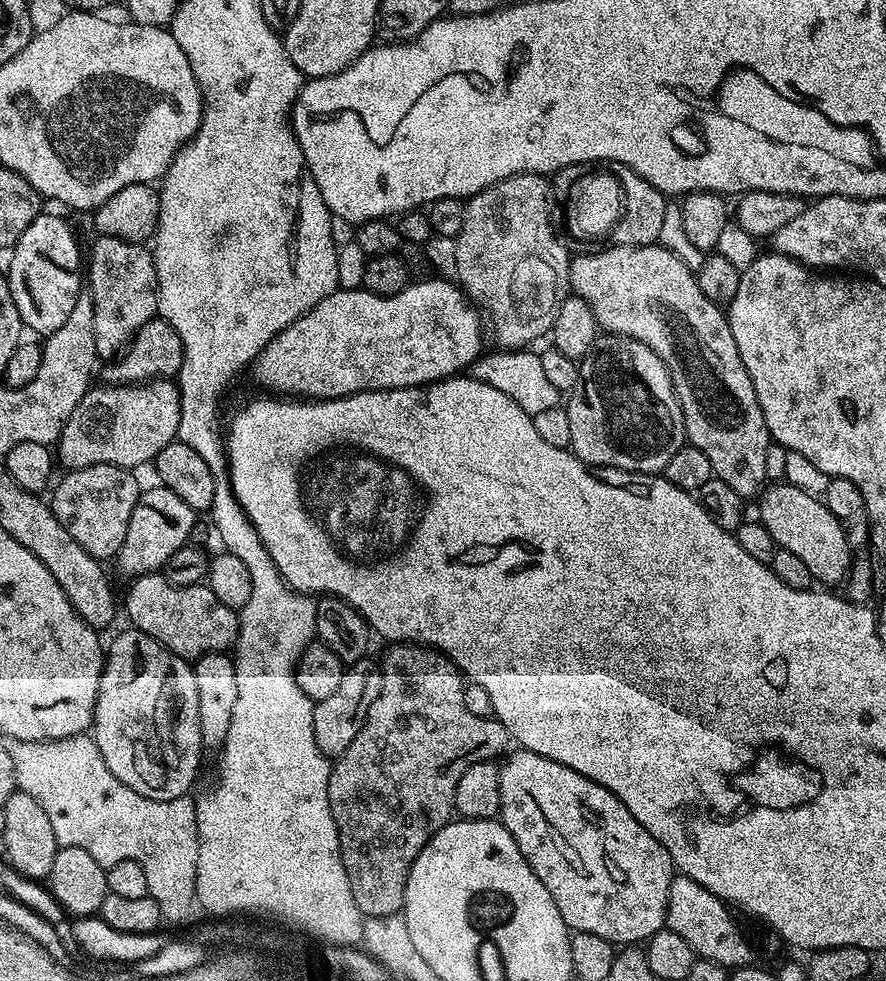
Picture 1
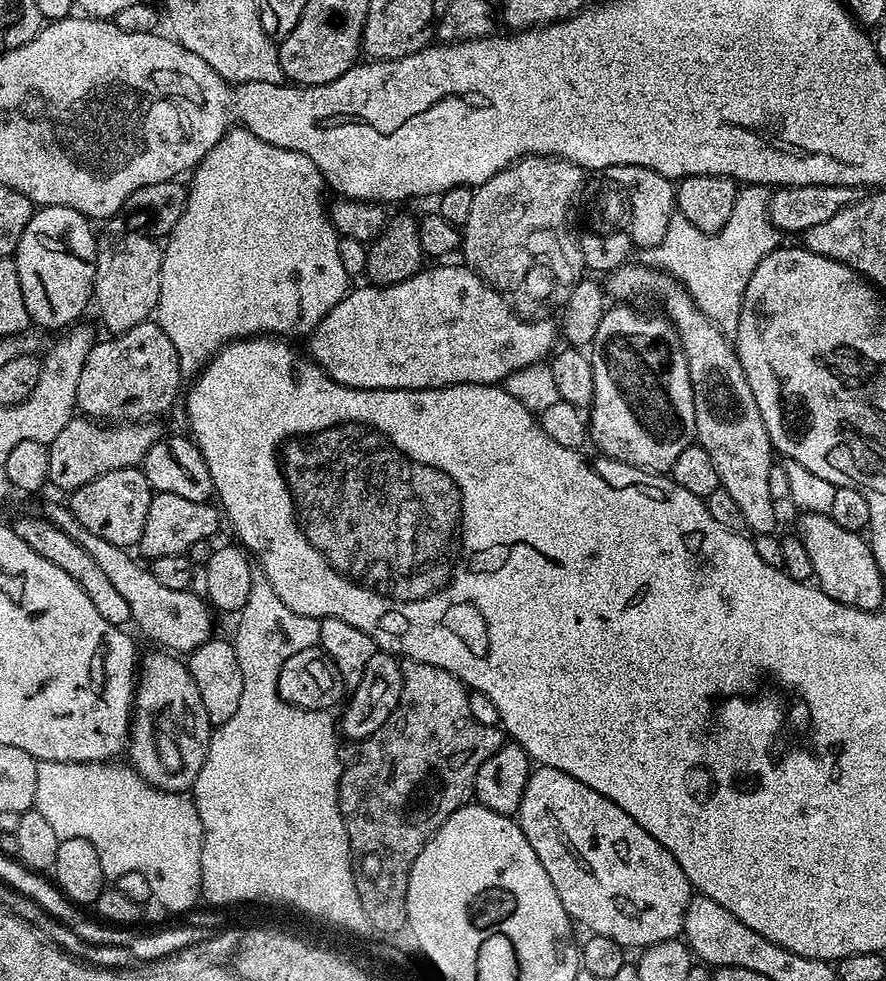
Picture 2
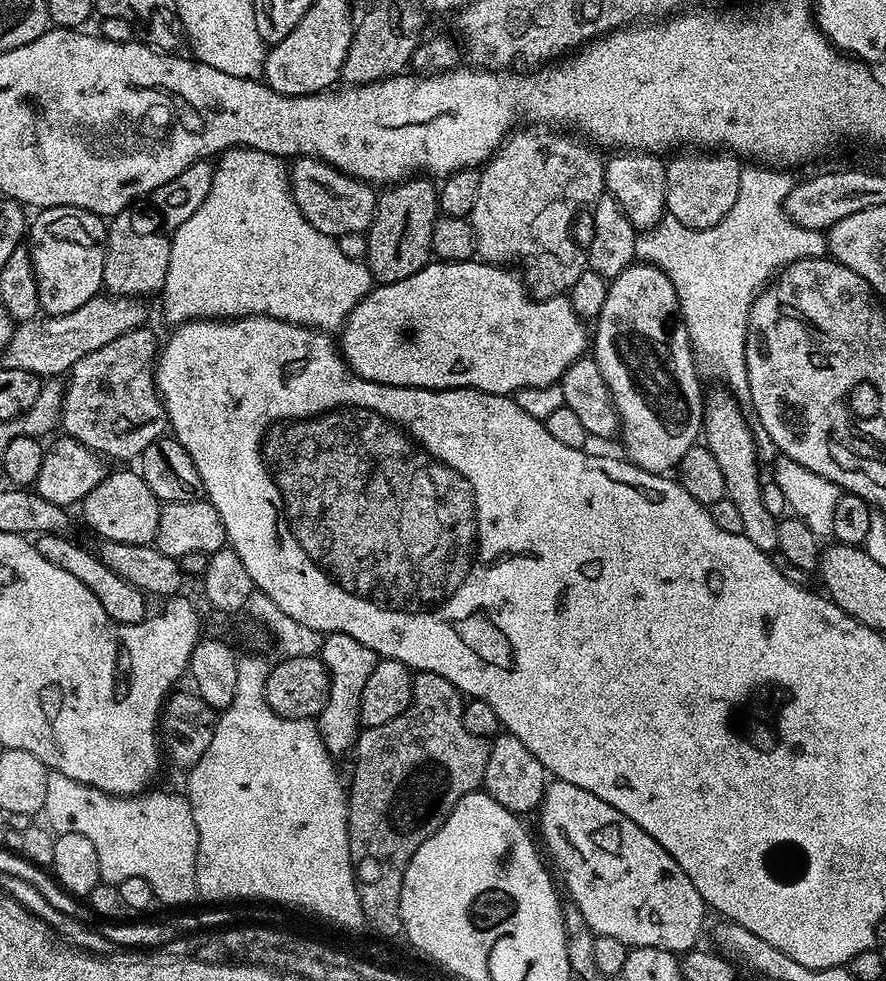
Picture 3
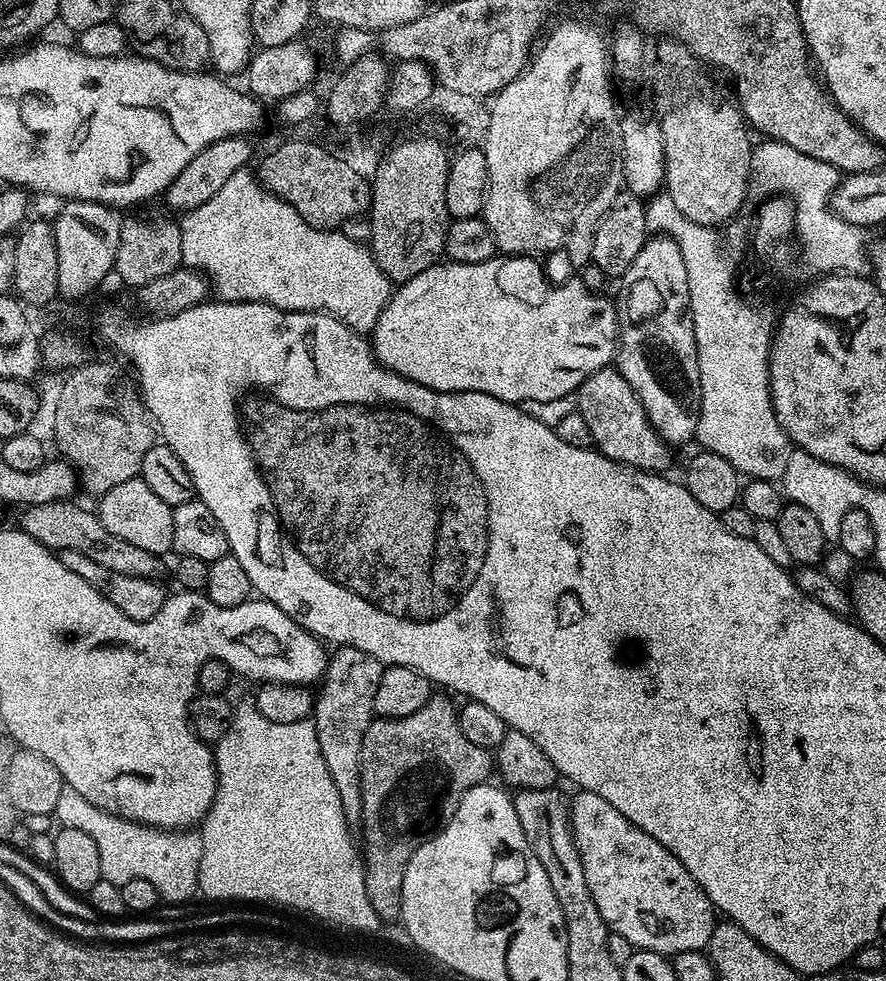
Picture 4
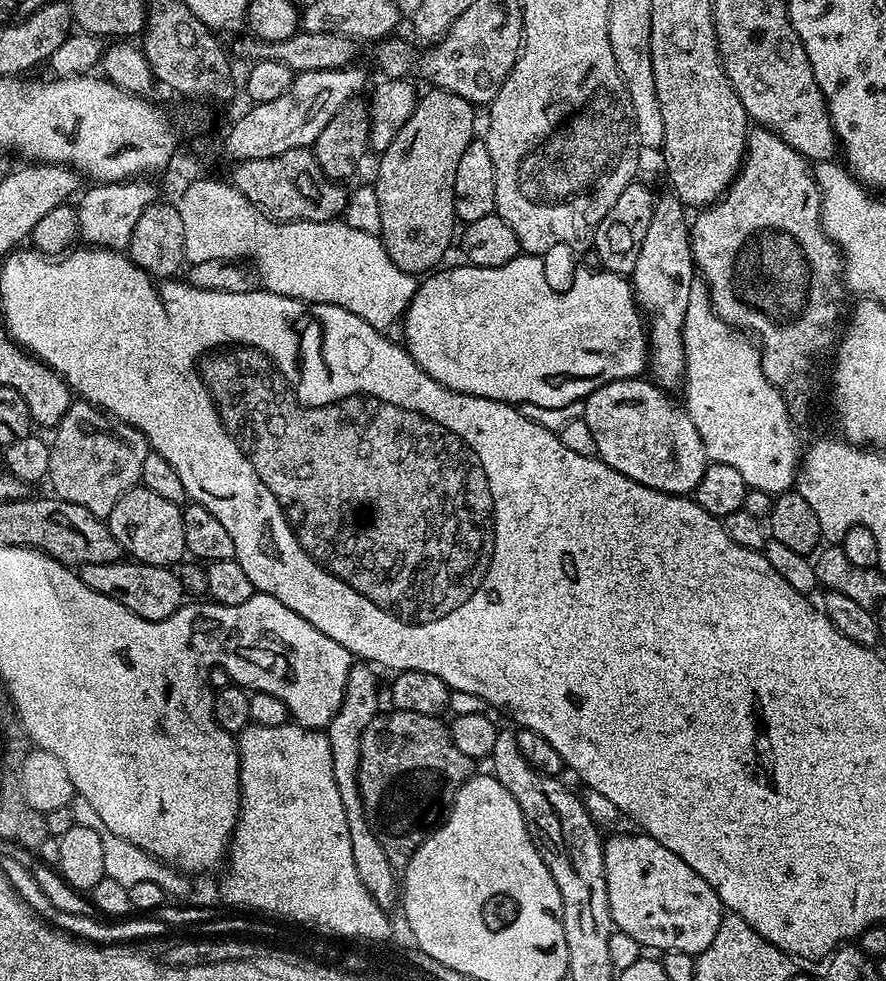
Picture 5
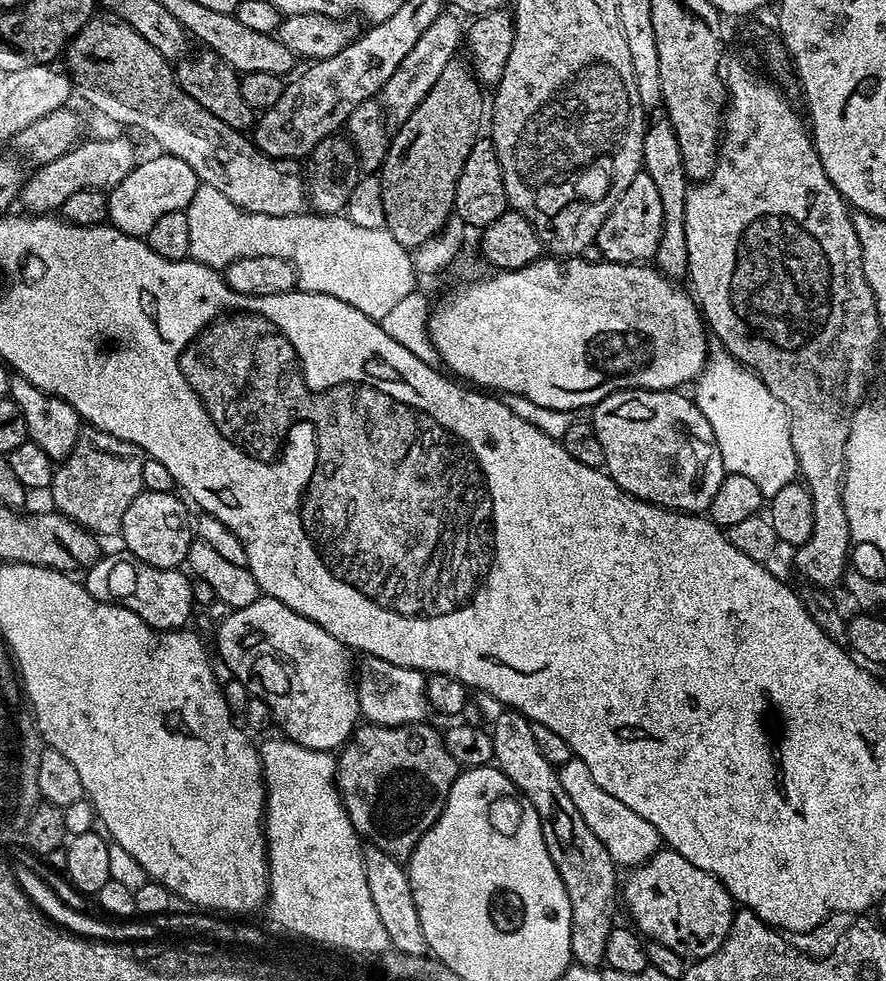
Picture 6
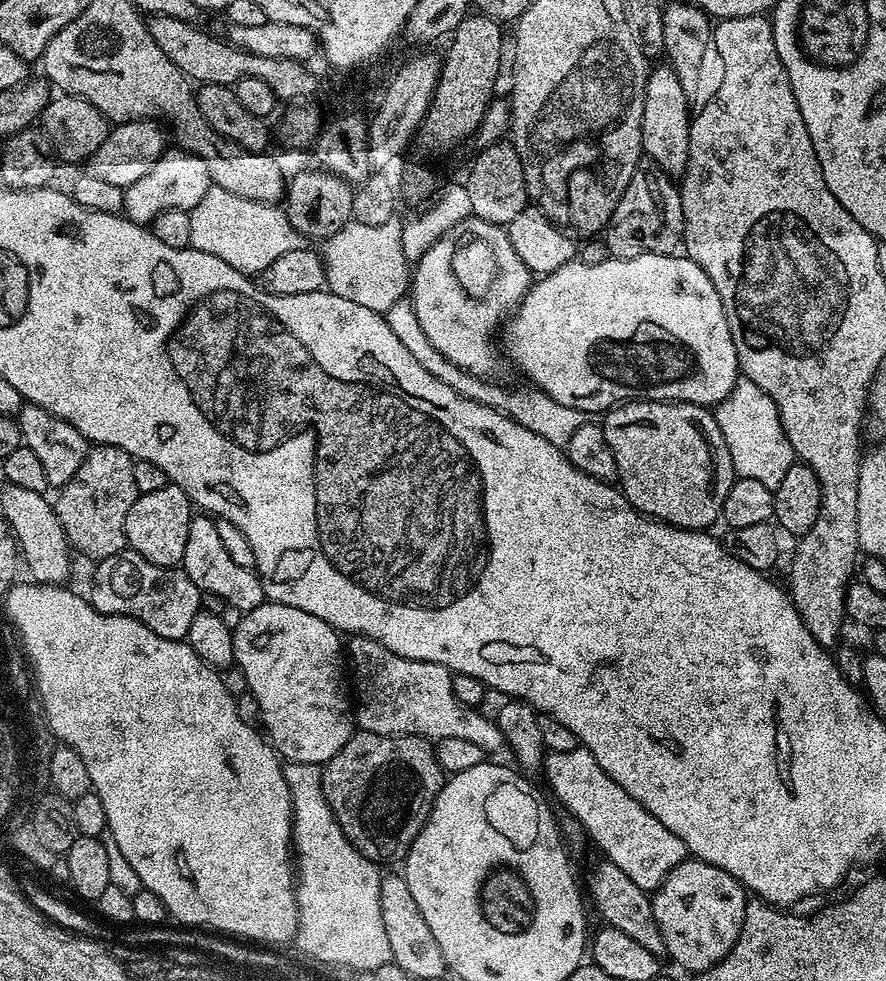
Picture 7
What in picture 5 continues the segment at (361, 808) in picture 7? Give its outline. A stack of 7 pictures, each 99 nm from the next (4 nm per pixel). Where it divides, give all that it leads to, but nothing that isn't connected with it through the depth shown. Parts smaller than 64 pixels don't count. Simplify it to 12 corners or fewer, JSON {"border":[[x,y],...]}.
{"border":[[386,712],[358,782],[403,870],[450,814],[474,761],[441,717]]}

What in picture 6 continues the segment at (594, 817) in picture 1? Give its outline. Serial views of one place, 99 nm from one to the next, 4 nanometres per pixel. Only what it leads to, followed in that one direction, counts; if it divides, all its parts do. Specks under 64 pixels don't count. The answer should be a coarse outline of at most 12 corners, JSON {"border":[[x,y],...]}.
{"border":[[682,854],[631,869],[622,904],[695,962],[730,934],[726,886]]}

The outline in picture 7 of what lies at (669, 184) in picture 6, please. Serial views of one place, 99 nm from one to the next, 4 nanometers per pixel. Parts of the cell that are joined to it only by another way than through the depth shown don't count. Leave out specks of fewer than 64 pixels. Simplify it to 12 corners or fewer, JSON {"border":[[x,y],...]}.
{"border":[[653,67],[642,152],[673,178],[690,158],[685,81]]}

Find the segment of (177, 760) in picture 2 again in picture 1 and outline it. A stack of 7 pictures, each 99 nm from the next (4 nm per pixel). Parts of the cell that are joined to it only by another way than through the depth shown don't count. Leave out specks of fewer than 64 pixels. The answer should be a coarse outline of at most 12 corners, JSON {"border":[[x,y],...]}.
{"border":[[134,627],[107,645],[91,735],[114,778],[189,795],[193,665]]}

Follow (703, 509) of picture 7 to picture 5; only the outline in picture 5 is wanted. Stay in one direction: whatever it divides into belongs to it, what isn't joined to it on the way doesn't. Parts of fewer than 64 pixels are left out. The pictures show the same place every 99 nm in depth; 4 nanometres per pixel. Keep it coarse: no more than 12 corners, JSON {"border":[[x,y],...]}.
{"border":[[648,378],[588,395],[595,455],[642,486],[695,493],[710,459]]}

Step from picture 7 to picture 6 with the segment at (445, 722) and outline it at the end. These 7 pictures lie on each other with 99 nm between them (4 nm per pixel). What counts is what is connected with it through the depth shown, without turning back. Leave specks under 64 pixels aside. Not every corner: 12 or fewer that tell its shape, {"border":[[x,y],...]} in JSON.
{"border":[[364,656],[354,672],[369,724],[429,715],[425,673]]}

